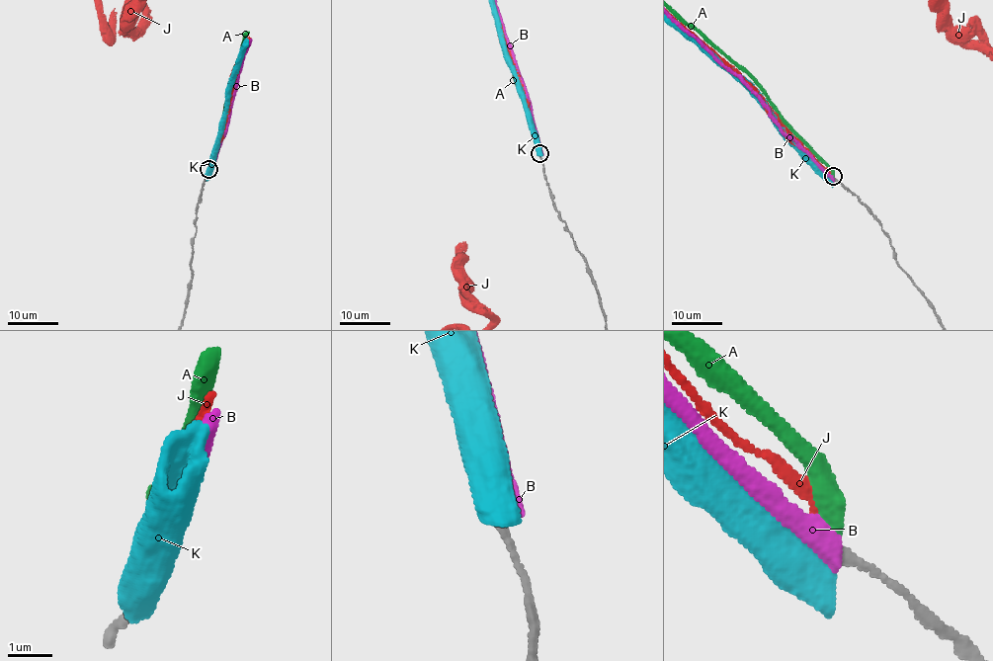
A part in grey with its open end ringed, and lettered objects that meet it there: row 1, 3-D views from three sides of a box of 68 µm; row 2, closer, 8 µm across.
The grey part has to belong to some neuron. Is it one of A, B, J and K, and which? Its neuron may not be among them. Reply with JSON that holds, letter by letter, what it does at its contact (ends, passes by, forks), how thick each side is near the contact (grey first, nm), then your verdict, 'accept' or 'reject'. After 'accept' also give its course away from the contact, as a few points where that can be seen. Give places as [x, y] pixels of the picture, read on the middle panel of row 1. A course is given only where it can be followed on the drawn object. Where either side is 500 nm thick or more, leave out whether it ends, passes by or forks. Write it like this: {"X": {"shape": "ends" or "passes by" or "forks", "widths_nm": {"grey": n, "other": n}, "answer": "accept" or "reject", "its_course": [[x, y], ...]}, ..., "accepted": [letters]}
{"A": {"shape": "ends", "widths_nm": {"grey": 220, "other": 480}, "answer": "reject"}, "B": {"widths_nm": {"grey": 240, "other": 550}, "answer": "reject"}, "J": {"shape": "ends", "widths_nm": {"grey": 200, "other": 130}, "answer": "accept"}, "K": {"widths_nm": {"grey": 240, "other": 700}, "answer": "reject"}, "accepted": ["J"]}

